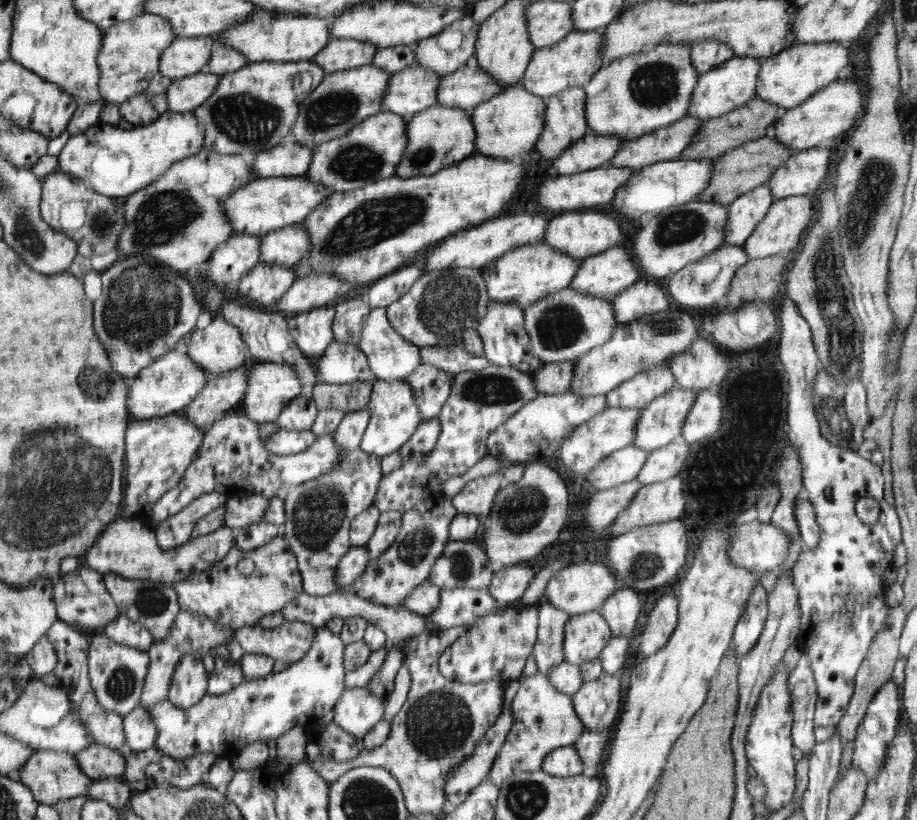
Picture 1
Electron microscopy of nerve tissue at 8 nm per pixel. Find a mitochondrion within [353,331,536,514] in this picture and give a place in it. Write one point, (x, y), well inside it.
(482, 390)

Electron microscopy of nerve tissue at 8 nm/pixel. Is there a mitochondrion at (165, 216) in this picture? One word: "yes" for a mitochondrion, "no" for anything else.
yes

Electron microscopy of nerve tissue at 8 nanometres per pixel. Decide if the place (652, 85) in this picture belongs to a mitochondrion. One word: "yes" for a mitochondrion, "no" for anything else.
yes

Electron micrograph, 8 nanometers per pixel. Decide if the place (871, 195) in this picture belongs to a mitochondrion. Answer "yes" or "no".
yes

